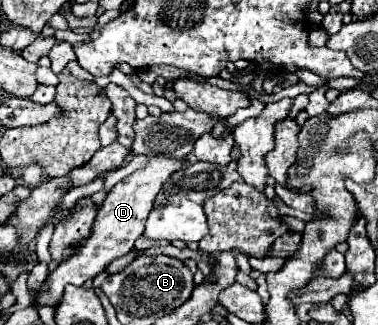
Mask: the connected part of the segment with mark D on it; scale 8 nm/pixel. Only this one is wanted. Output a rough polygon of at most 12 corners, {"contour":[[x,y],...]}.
{"contour":[[152,157],[116,183],[84,237],[42,281],[32,307],[58,305],[144,233],[166,179],[182,165]]}

